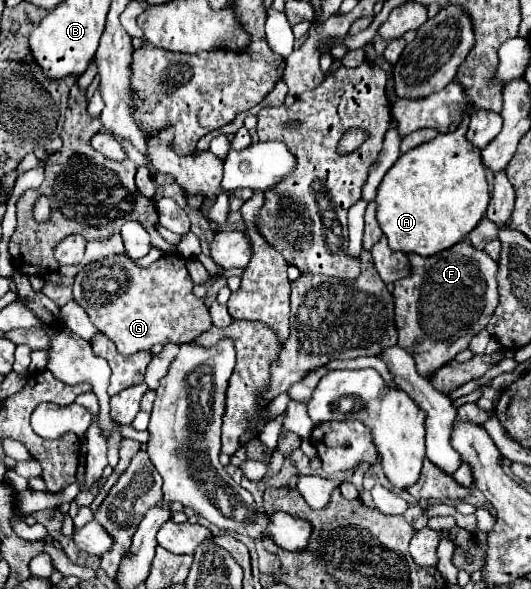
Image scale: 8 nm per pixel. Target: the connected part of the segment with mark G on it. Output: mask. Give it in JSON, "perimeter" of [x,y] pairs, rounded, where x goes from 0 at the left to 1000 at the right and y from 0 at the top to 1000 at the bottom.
{"perimeter":[[[237,431],[203,435],[162,448],[139,472],[139,509],[162,526],[169,547],[200,567],[230,601],[282,594],[294,584],[362,581],[399,553],[395,526],[384,506],[365,503],[365,479],[339,431],[305,435],[290,448],[267,455]]]}

